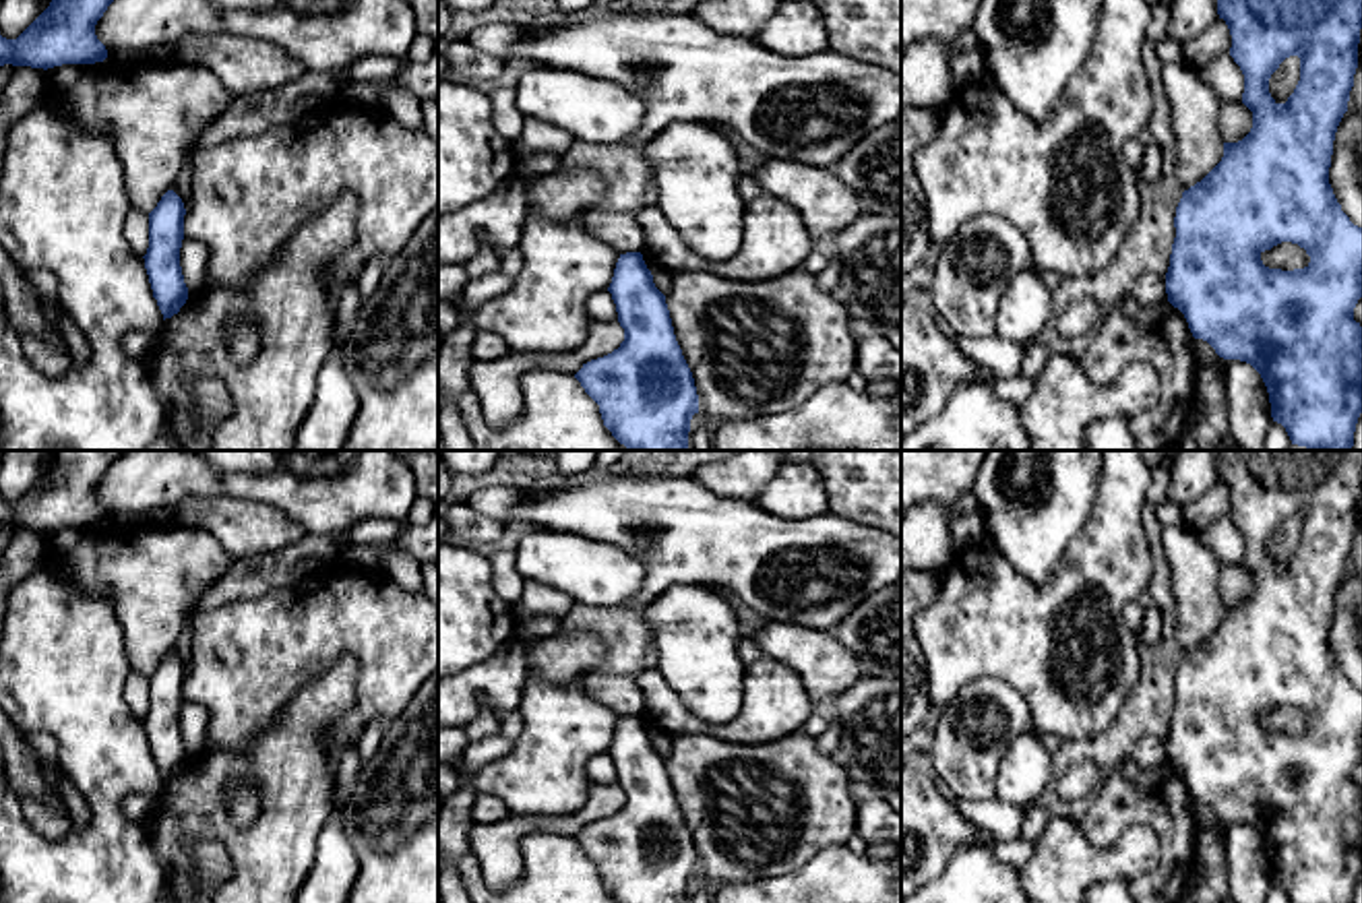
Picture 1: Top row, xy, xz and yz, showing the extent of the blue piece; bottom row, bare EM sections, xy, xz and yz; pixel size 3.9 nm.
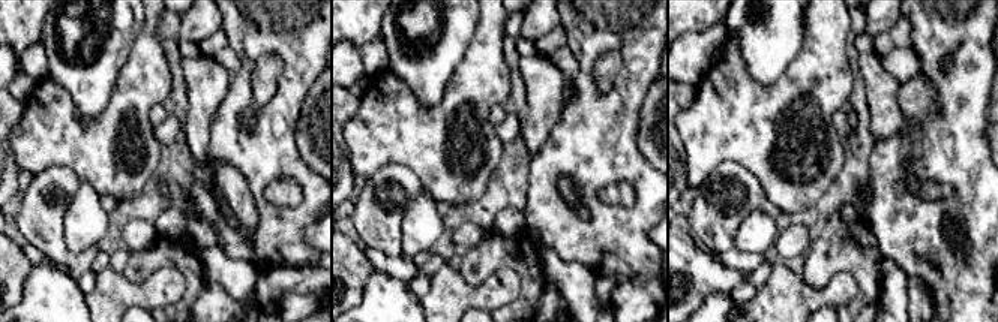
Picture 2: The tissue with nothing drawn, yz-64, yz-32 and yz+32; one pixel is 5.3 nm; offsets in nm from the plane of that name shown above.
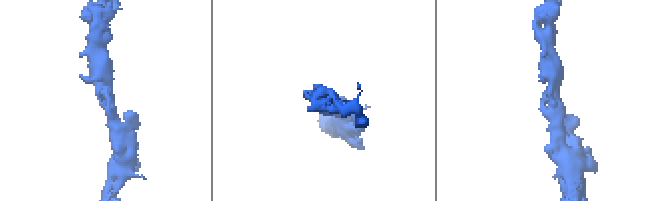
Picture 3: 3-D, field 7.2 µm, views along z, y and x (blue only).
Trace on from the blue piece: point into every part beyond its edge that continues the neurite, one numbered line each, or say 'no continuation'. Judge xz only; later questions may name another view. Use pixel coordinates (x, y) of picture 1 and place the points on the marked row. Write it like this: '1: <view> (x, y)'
no continuation

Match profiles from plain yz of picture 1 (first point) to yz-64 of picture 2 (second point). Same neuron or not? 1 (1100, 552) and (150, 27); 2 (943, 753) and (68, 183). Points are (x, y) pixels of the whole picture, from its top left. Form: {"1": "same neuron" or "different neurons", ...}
{"1": "same neuron", "2": "same neuron"}

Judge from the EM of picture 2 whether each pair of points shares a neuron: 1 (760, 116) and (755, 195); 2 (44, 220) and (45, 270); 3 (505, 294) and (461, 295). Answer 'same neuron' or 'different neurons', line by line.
1: different neurons
2: different neurons
3: same neuron

